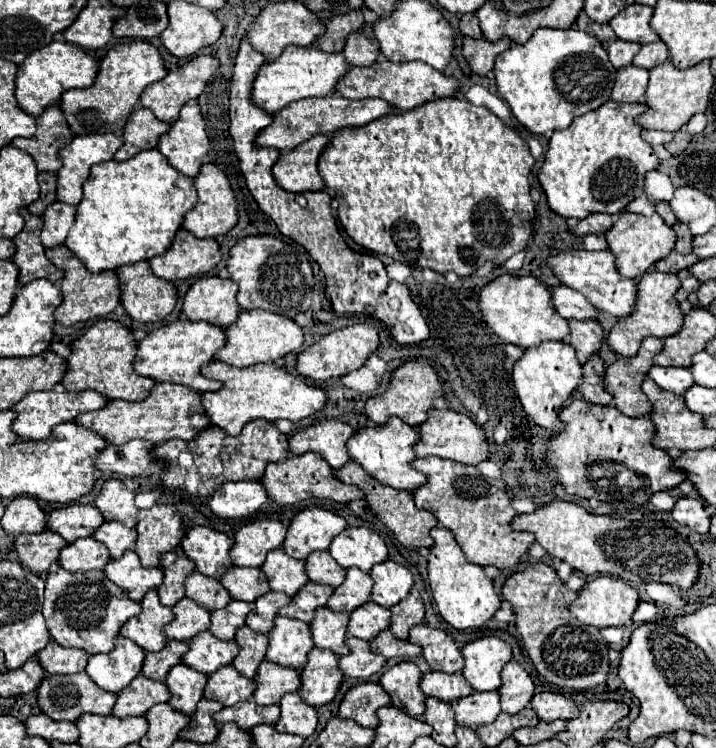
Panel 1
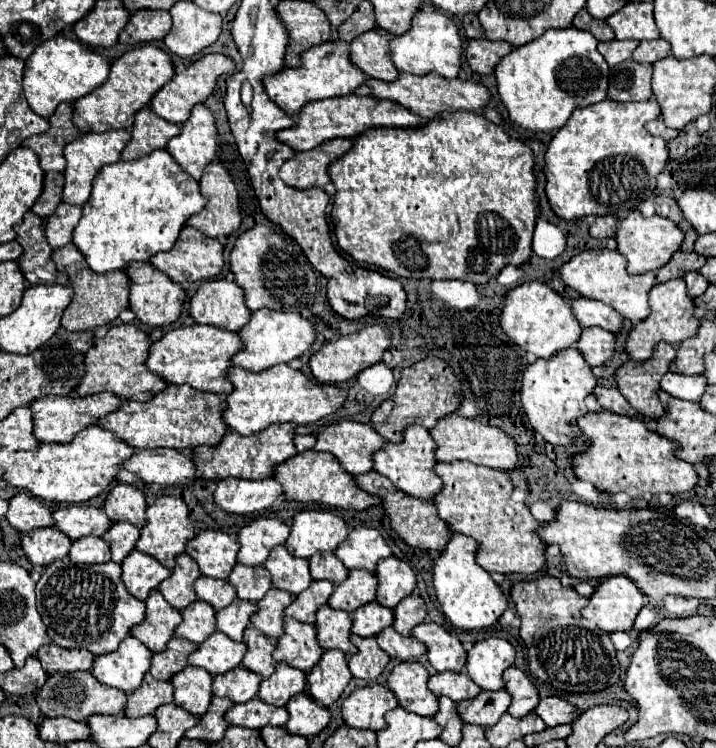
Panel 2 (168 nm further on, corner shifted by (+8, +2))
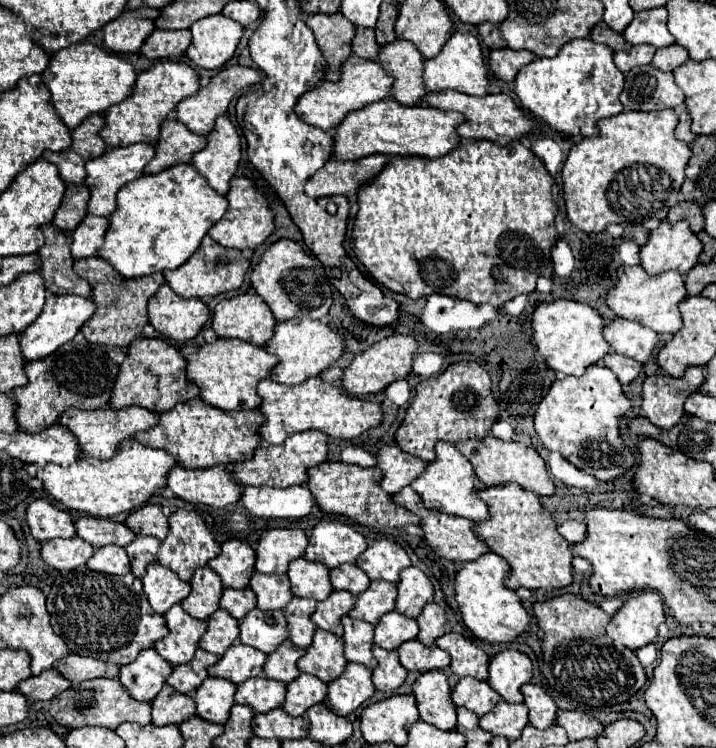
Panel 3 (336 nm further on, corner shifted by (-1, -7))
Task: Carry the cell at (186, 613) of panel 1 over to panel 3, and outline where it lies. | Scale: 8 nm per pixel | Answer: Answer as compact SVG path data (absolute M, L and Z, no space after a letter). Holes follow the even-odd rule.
M219 609L209 617L207 633L201 637L199 647L209 653L223 655L235 643L237 637L239 637L239 621L231 617L225 609Z

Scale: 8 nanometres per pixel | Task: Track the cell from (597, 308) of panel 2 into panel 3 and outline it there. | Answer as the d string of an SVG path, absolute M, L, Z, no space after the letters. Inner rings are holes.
M615 319L607 323L603 335L615 353L631 357L639 363L647 363L649 357L661 347L661 335L635 321Z

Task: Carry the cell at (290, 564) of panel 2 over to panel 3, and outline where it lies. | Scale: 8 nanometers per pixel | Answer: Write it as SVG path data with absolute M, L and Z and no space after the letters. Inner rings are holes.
M295 559L289 565L291 589L297 597L311 597L315 601L323 601L333 591L329 581L329 569L325 565L317 565L307 559Z

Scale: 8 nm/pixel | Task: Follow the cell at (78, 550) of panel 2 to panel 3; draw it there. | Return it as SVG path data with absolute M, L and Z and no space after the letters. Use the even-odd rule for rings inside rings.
M119 545L99 547L93 555L93 559L89 559L87 567L91 571L99 571L99 573L107 573L107 575L125 575L131 571L129 557L127 557L125 549Z

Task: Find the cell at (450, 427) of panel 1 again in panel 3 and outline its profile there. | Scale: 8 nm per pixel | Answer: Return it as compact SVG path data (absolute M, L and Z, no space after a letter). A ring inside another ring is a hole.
M487 437L483 441L461 441L455 447L471 461L477 479L483 483L483 487L517 483L537 495L555 495L555 485L551 475L547 473L547 465L533 447L525 447L523 443L507 443L497 437Z

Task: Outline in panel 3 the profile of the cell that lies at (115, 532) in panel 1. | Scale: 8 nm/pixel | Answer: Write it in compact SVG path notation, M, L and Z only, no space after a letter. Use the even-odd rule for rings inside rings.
M137 537L133 543L129 543L127 555L131 559L131 571L135 577L143 577L149 563L157 559L157 551L161 547L161 541L155 537Z

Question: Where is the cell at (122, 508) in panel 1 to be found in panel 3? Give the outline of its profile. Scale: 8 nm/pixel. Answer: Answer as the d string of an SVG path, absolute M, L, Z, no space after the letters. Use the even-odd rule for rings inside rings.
M143 505L137 511L133 511L125 525L137 533L137 535L151 535L157 539L165 539L169 533L169 523L167 517L161 511L161 505Z

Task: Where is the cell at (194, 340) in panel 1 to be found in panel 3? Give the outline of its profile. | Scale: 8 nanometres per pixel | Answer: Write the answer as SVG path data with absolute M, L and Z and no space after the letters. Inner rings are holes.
M217 339L199 349L199 353L187 357L187 375L189 381L197 383L201 389L201 399L223 411L241 411L241 409L259 409L261 397L255 387L261 379L271 377L273 367L279 359L267 353L265 347L239 341L239 339Z

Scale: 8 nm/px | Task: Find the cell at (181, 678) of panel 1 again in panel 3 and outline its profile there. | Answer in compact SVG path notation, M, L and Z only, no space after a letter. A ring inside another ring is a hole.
M215 677L205 679L205 683L193 695L197 703L197 715L205 721L225 725L229 719L231 707L235 705L235 699L233 699L235 691L237 691L237 685L231 683L229 679L215 679Z

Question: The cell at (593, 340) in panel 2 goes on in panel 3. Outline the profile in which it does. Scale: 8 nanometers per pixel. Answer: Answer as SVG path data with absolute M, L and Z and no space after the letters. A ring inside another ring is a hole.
M609 353L605 359L603 359L605 367L609 367L611 371L615 371L615 375L619 377L619 381L623 385L629 385L643 369L641 363L625 357L625 355L617 355L617 353Z

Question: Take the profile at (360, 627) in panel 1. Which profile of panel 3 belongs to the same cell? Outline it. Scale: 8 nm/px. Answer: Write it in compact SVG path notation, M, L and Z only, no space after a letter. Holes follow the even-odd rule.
M391 611L381 617L375 625L375 645L383 649L397 649L401 643L415 639L419 625L415 619L409 619L397 611Z

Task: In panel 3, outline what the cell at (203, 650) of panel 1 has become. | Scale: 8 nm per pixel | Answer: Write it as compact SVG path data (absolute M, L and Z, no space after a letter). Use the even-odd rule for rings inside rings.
M235 643L227 649L219 663L209 667L211 677L223 677L233 683L243 683L251 677L259 677L263 673L263 663L267 661L267 653L261 653L249 645Z

